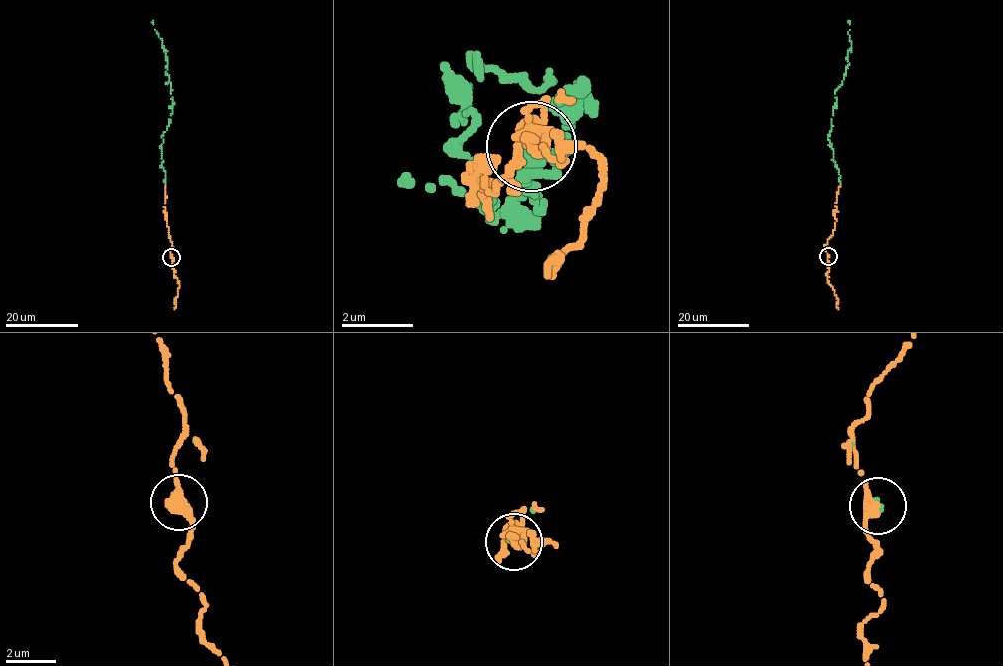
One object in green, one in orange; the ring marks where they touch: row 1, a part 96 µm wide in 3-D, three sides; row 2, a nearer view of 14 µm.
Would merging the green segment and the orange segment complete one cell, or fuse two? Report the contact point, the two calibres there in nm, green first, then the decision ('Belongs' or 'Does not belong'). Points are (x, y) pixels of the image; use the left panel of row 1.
Place: (171, 257). Thickness 150 nm (green) against 380 nm. Belongs

